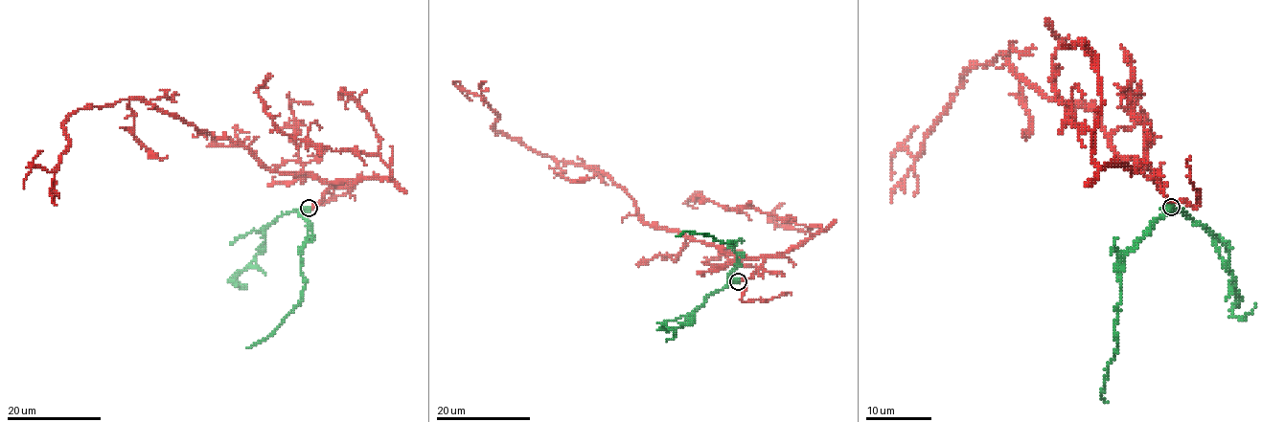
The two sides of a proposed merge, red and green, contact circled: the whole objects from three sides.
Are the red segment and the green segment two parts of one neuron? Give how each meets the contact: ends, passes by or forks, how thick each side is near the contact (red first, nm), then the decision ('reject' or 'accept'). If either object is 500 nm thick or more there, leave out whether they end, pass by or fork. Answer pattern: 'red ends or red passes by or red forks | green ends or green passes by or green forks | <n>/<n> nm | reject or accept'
240/650 nm | accept

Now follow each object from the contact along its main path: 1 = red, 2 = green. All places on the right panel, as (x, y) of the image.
1: (1171, 206), (1115, 152), (1093, 109), (1047, 98), (1003, 54), (966, 74), (923, 148), (898, 147), (892, 178)
2: (1171, 206), (1123, 256), (1115, 324), (1118, 348), (1107, 368), (1100, 396), (1109, 403)

